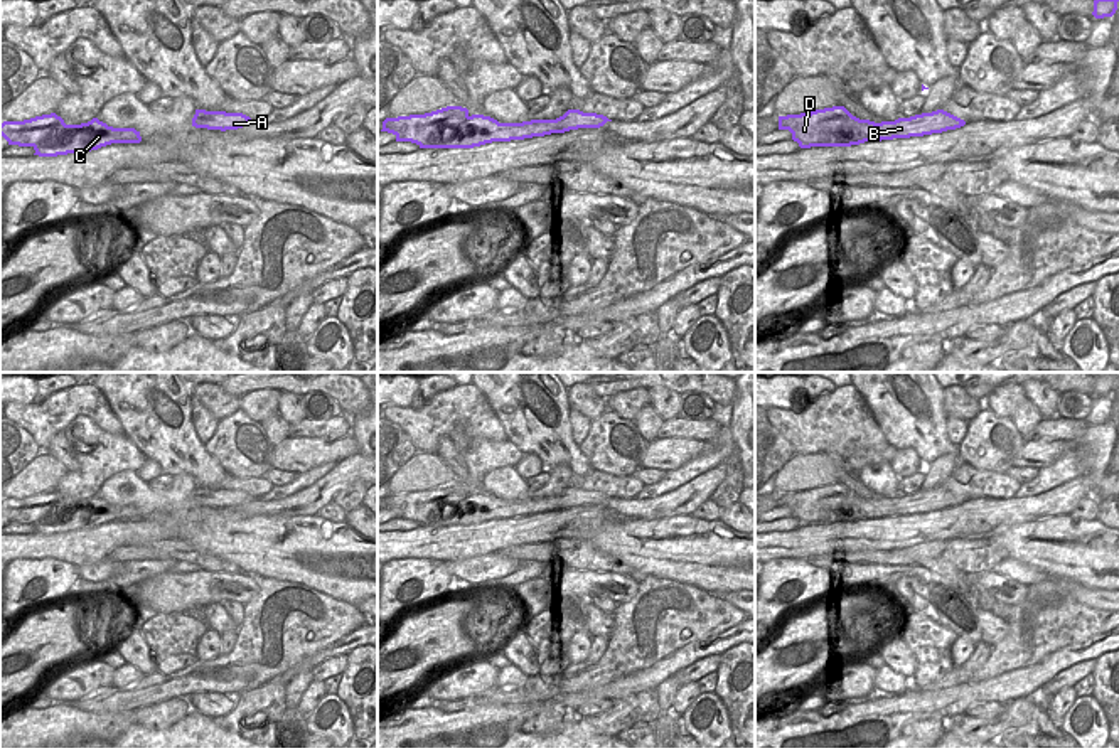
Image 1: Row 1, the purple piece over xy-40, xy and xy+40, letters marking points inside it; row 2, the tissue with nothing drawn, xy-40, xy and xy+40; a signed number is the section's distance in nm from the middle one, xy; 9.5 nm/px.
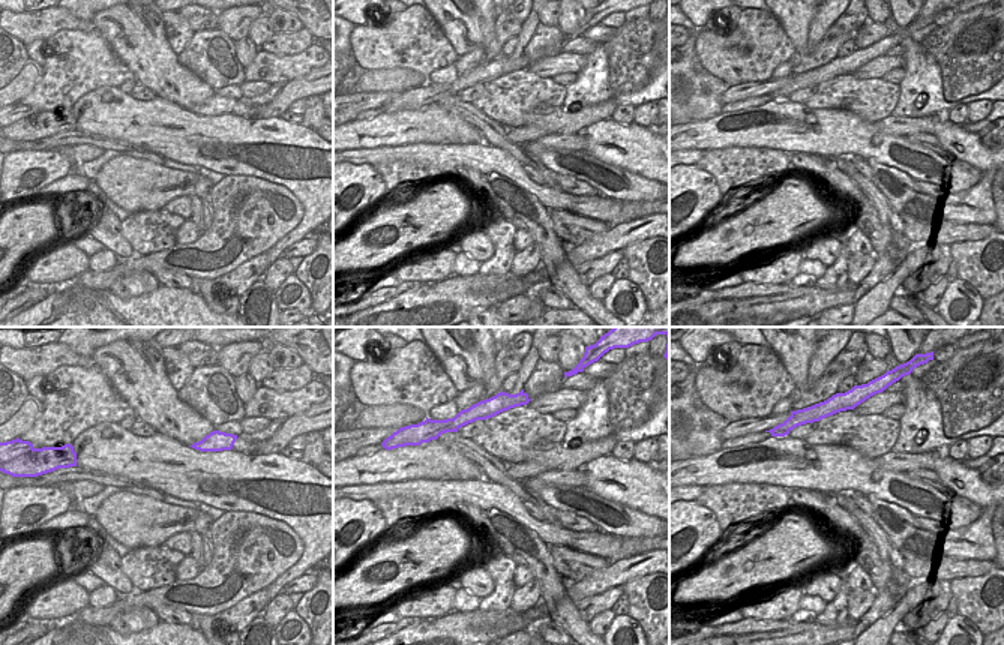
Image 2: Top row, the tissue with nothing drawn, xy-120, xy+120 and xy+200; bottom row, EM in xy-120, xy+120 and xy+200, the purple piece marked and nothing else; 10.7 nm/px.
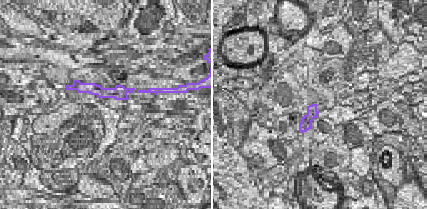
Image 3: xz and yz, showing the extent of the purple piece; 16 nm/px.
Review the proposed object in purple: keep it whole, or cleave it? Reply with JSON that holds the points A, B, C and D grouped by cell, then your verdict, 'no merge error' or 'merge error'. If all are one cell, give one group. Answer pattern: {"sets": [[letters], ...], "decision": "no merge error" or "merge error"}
{"sets": [["A", "B", "C"], ["D"]], "decision": "merge error"}

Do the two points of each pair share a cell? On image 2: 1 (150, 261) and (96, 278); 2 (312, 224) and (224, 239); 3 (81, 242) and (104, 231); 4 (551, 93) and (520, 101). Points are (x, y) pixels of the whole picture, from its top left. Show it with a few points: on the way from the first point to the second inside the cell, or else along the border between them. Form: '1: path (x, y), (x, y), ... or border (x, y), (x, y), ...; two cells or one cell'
1: path (137, 264), (110, 276); one cell
2: border (290, 231), (266, 252); two cells
3: border (87, 234), (107, 248); two cells
4: path (544, 93), (527, 93); one cell

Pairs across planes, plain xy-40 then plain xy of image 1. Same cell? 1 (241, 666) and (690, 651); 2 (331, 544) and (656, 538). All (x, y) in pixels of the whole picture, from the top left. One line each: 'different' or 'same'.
1: different
2: same

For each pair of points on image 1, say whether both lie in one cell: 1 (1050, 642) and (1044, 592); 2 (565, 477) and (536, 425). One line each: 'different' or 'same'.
1: different
2: different

